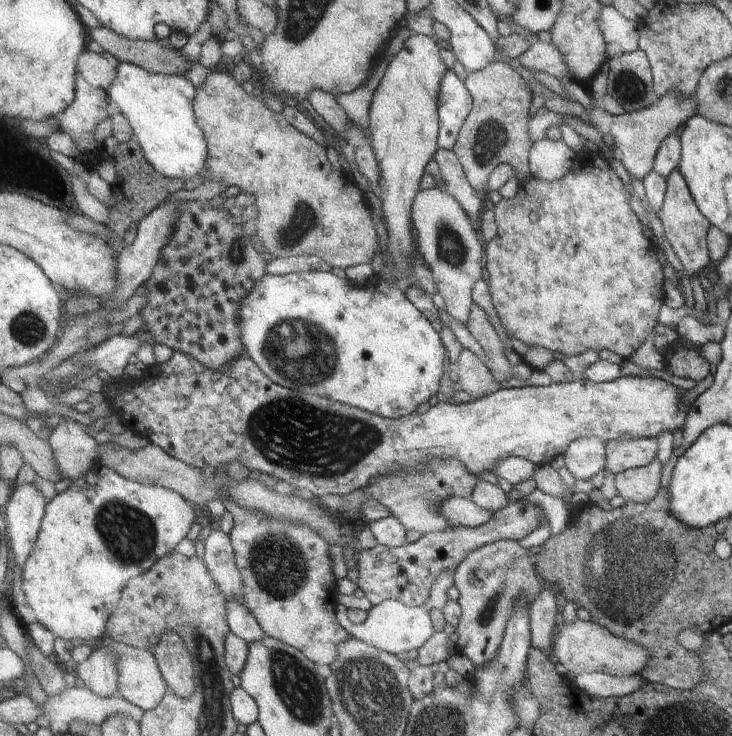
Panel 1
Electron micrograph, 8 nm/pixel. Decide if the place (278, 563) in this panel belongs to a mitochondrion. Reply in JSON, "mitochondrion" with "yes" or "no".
{"mitochondrion":"yes"}

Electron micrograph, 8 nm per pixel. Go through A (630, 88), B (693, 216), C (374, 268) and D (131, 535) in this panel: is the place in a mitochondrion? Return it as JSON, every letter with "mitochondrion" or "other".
{"A":"mitochondrion","B":"other","C":"other","D":"mitochondrion"}

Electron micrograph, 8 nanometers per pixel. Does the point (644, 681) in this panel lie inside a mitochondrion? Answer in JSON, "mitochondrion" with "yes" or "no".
{"mitochondrion":"no"}

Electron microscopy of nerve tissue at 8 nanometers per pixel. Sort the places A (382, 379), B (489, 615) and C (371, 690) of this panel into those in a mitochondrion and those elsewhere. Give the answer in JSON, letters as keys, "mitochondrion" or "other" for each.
{"A":"other","B":"mitochondrion","C":"mitochondrion"}

